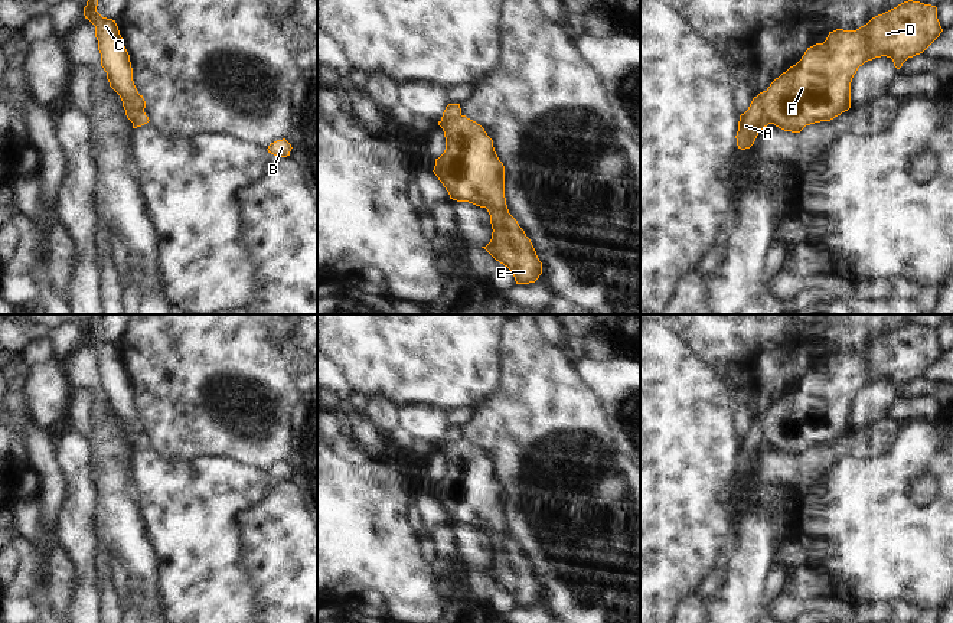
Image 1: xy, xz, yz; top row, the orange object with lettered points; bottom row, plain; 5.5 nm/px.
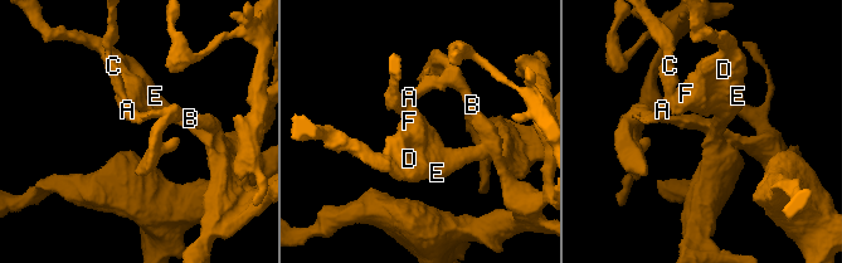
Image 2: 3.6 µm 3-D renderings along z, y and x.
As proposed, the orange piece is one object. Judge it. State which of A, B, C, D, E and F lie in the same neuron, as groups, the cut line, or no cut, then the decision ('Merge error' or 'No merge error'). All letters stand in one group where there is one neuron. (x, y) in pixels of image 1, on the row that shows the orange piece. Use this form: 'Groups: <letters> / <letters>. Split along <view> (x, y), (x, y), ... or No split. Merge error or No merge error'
Groups: A B C / D E F. Split along yz (764, 91), (763, 111), (770, 123). Merge error.

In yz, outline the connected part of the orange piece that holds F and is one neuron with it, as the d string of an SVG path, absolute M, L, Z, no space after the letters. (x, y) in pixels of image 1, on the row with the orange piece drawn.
M913 0L872 17L856 30L829 32L823 43L807 48L796 65L770 84L763 101L768 123L800 133L806 125L833 120L851 108L851 82L859 66L887 56L900 69L908 58L923 53L941 32L937 7Z

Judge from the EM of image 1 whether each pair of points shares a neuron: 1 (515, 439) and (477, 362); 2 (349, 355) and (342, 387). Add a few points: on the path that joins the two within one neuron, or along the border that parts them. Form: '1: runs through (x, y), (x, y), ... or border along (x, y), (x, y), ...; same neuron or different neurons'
1: border along (501, 358), (499, 385), (473, 408); different neurons
2: border along (332, 359), (351, 388); different neurons

